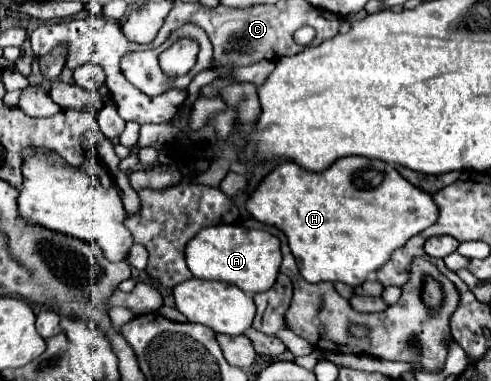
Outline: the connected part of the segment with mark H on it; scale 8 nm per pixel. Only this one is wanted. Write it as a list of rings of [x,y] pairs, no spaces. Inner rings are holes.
[[[347,156],[347,158],[343,158],[343,160],[337,160],[335,164],[331,164],[331,166],[329,166],[327,170],[323,170],[323,172],[307,172],[307,170],[303,170],[299,164],[295,164],[295,162],[283,162],[283,164],[279,164],[275,170],[271,170],[271,174],[267,174],[267,176],[259,182],[257,190],[247,198],[245,208],[247,208],[247,212],[249,212],[253,218],[257,218],[257,220],[263,222],[263,224],[271,224],[271,226],[279,228],[279,230],[287,236],[289,248],[291,248],[291,252],[293,252],[293,256],[295,256],[295,260],[297,260],[297,264],[299,264],[301,276],[303,276],[307,282],[313,282],[313,284],[317,284],[317,282],[345,282],[345,284],[349,284],[349,286],[359,286],[359,284],[363,284],[377,268],[381,268],[381,266],[389,260],[389,256],[391,256],[391,252],[393,252],[395,248],[403,246],[411,236],[419,234],[421,230],[425,230],[427,226],[431,226],[431,224],[437,220],[435,202],[433,202],[431,196],[427,196],[427,192],[423,192],[423,190],[415,188],[413,184],[409,184],[407,180],[403,180],[403,176],[399,176],[399,172],[397,172],[391,164],[383,164],[381,160],[379,160],[379,172],[377,172],[377,160],[363,158],[363,156]]]

